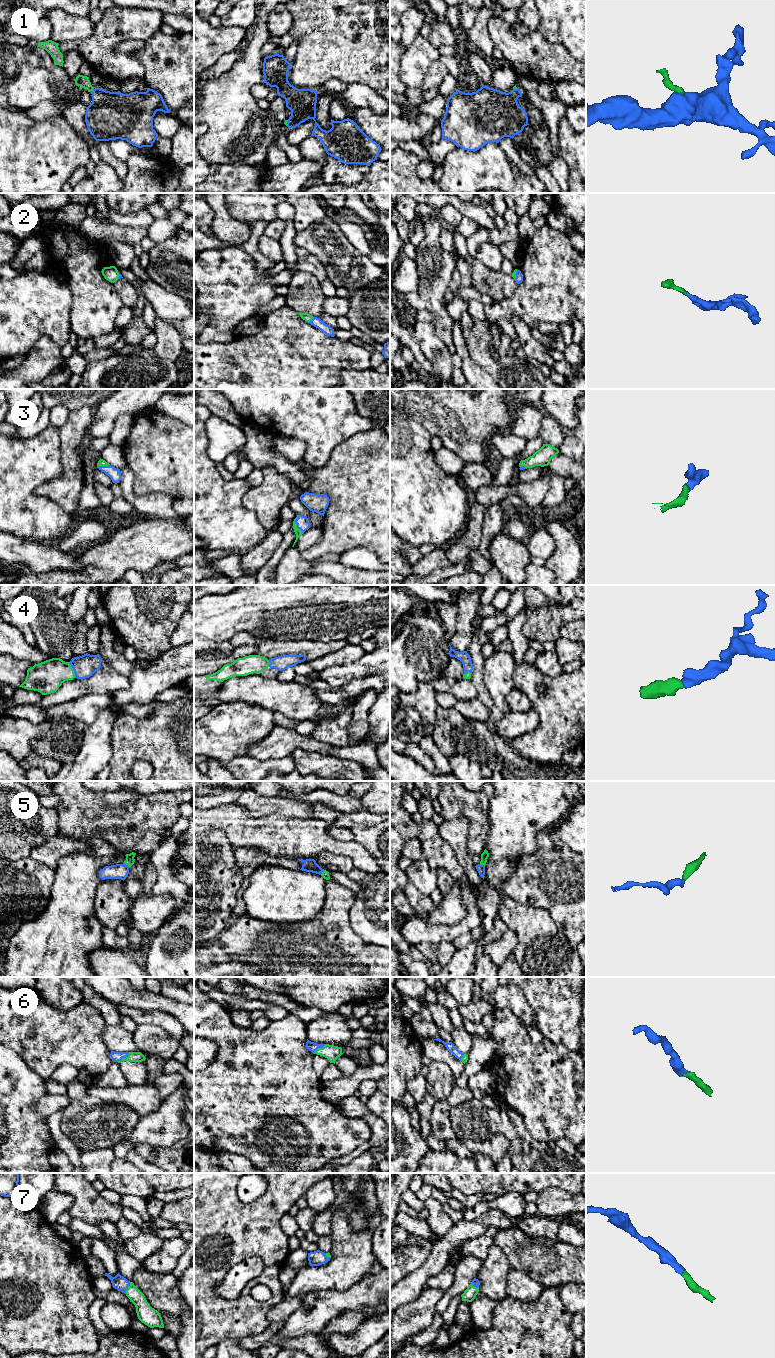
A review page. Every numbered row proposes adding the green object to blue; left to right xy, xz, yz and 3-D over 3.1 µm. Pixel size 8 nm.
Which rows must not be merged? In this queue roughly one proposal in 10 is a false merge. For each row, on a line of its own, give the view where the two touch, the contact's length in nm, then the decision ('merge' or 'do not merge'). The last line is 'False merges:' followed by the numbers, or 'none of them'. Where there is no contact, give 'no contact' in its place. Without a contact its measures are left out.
1: contact in xy; length 40 nm; merge
2: contact in xz; length 70 nm; merge
3: contact in xz; length 150 nm; merge
4: contact in xy; length 130 nm; merge
5: contact in xy; length 60 nm; merge
6: contact in xy; length 130 nm; merge
7: contact in xy; length 100 nm; merge
False merges: none of them

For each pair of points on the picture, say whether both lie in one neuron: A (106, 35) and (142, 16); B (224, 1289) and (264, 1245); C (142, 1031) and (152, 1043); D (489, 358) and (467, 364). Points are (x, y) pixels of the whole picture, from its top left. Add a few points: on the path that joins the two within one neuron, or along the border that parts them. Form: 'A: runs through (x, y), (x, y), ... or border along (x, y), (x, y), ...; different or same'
A: runs through (115, 26), (122, 23), (133, 23); same
B: border along (265, 1264), (259, 1257), (248, 1256), (233, 1266); different
C: runs through (145, 1034), (151, 1040); same
D: border along (464, 341), (471, 358), (492, 378); different

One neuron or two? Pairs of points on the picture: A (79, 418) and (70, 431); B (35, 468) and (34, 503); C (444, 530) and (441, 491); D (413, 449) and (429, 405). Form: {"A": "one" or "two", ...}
{"A": "one", "B": "one", "C": "one", "D": "two"}

